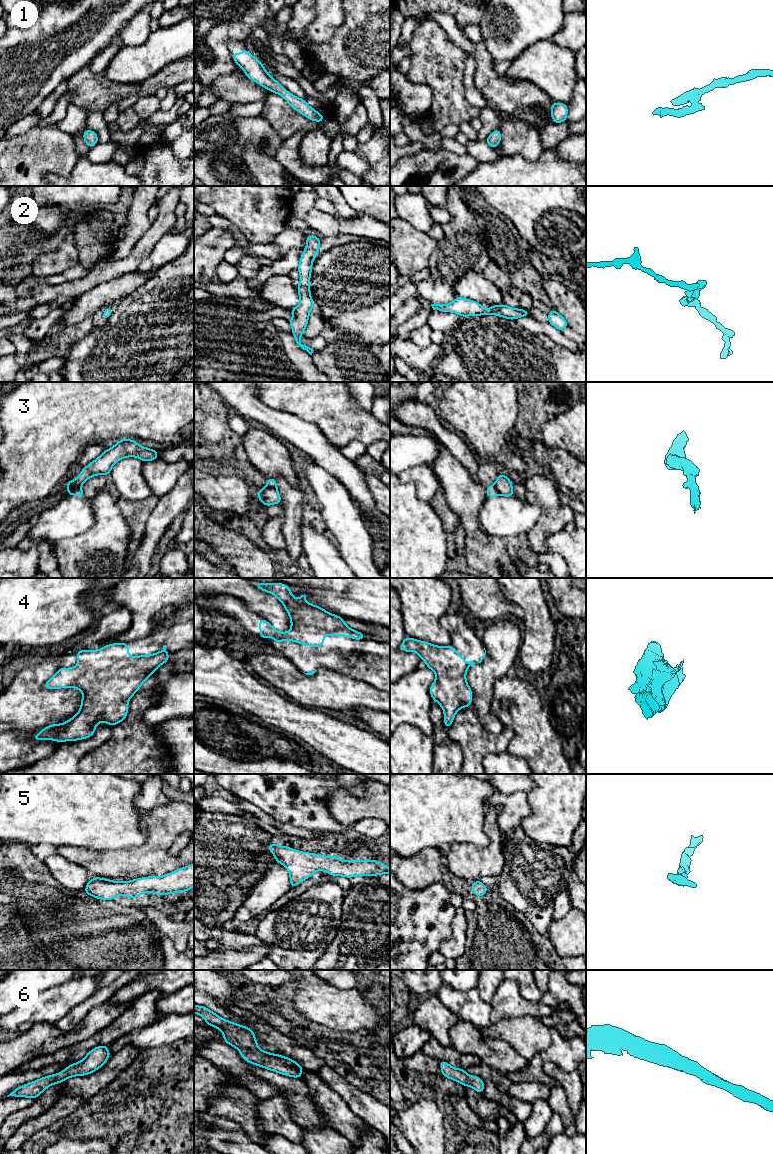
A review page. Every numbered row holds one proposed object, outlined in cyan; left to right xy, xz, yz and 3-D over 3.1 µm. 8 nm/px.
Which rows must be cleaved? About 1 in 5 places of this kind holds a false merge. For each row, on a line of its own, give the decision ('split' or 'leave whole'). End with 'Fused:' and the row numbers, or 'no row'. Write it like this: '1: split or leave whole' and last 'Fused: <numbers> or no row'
1: leave whole
2: leave whole
3: split
4: leave whole
5: leave whole
6: leave whole
Fused: 3

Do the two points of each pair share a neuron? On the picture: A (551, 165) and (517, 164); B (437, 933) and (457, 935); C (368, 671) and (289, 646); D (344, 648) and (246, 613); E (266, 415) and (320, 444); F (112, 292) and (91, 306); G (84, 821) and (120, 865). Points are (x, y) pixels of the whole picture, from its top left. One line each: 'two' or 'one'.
A: one
B: two
C: one
D: one
E: one
F: one
G: two

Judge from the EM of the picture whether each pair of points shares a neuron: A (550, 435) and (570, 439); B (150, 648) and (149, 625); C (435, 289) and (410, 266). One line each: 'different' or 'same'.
A: same
B: different
C: different

